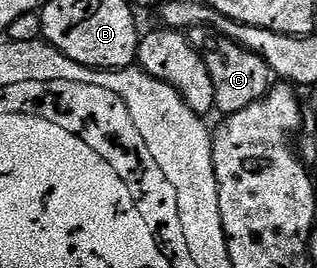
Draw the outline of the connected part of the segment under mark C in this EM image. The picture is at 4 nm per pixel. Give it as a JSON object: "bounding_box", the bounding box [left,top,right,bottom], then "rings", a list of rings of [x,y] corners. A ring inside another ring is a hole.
{"bounding_box":[188,27,272,116],"rings":[[[191,27],[188,34],[190,44],[198,50],[200,57],[204,57],[204,65],[208,65],[208,77],[212,77],[212,86],[216,89],[216,108],[223,116],[248,109],[248,105],[259,103],[270,91],[272,72],[264,57],[241,47],[211,27]]]}

